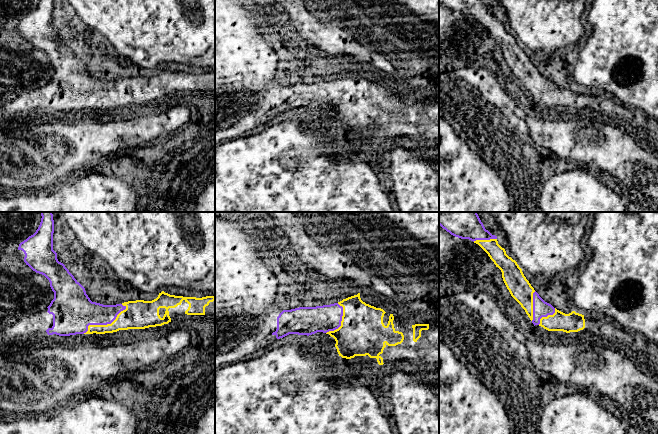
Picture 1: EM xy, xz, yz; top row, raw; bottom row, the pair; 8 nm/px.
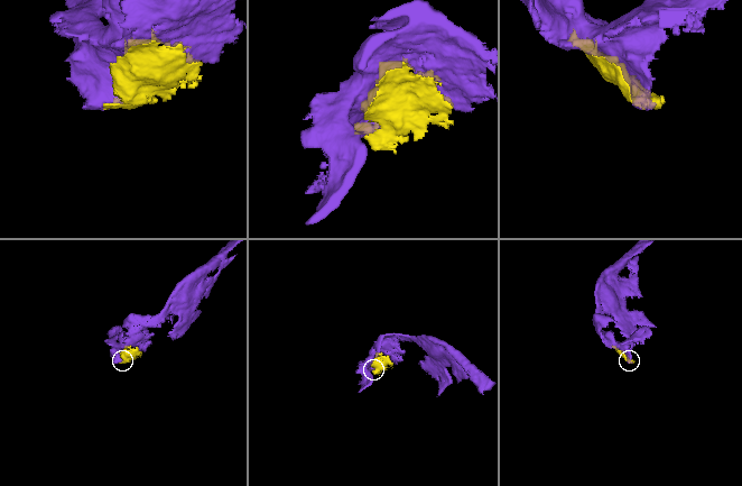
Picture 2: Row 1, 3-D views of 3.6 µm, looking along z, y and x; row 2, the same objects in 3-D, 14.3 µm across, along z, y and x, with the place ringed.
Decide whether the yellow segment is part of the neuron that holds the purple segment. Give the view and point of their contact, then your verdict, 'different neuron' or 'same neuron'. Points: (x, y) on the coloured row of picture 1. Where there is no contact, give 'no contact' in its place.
xy (104, 324) | same neuron

